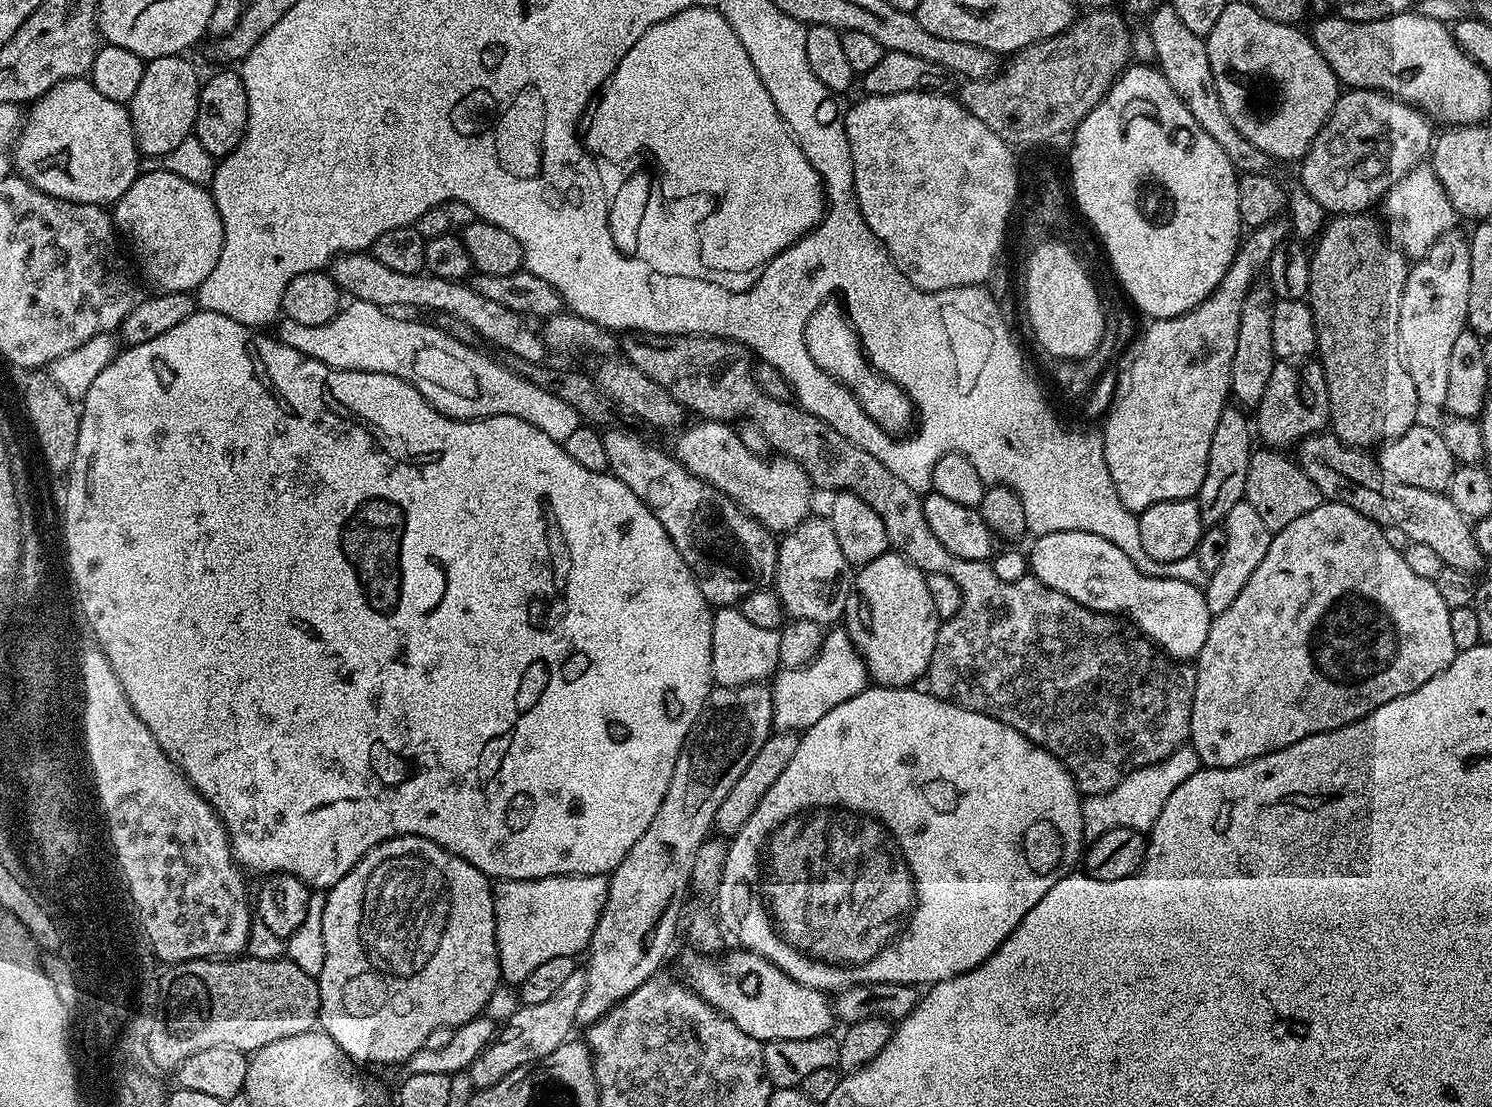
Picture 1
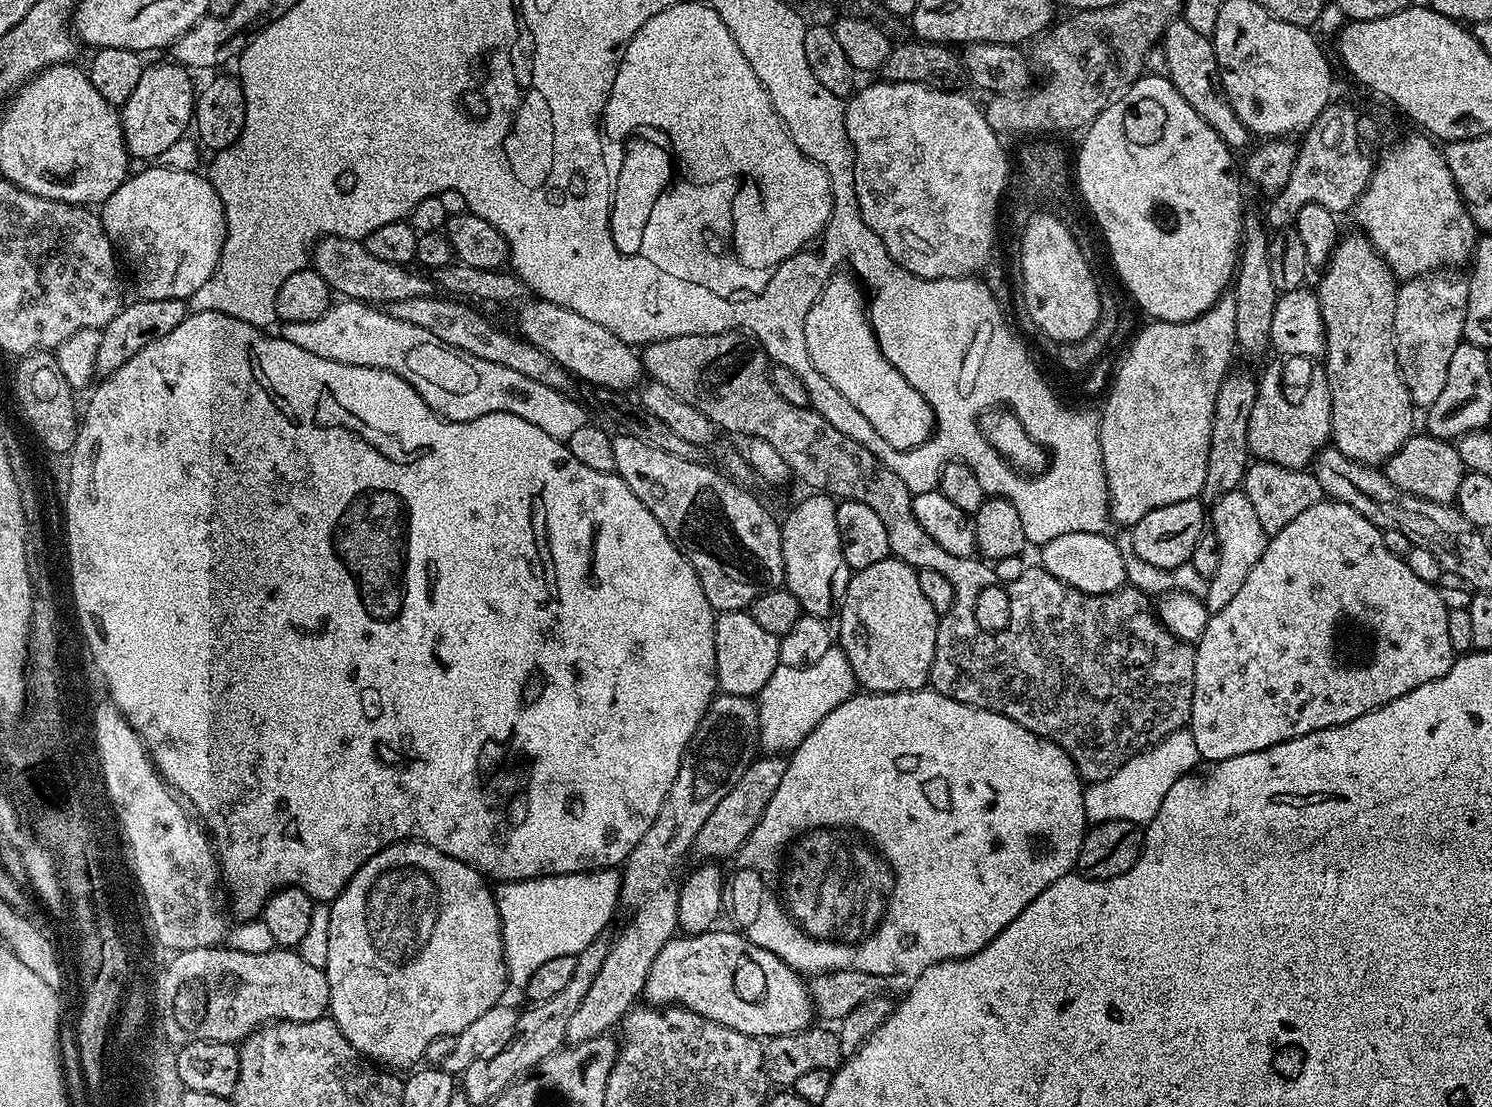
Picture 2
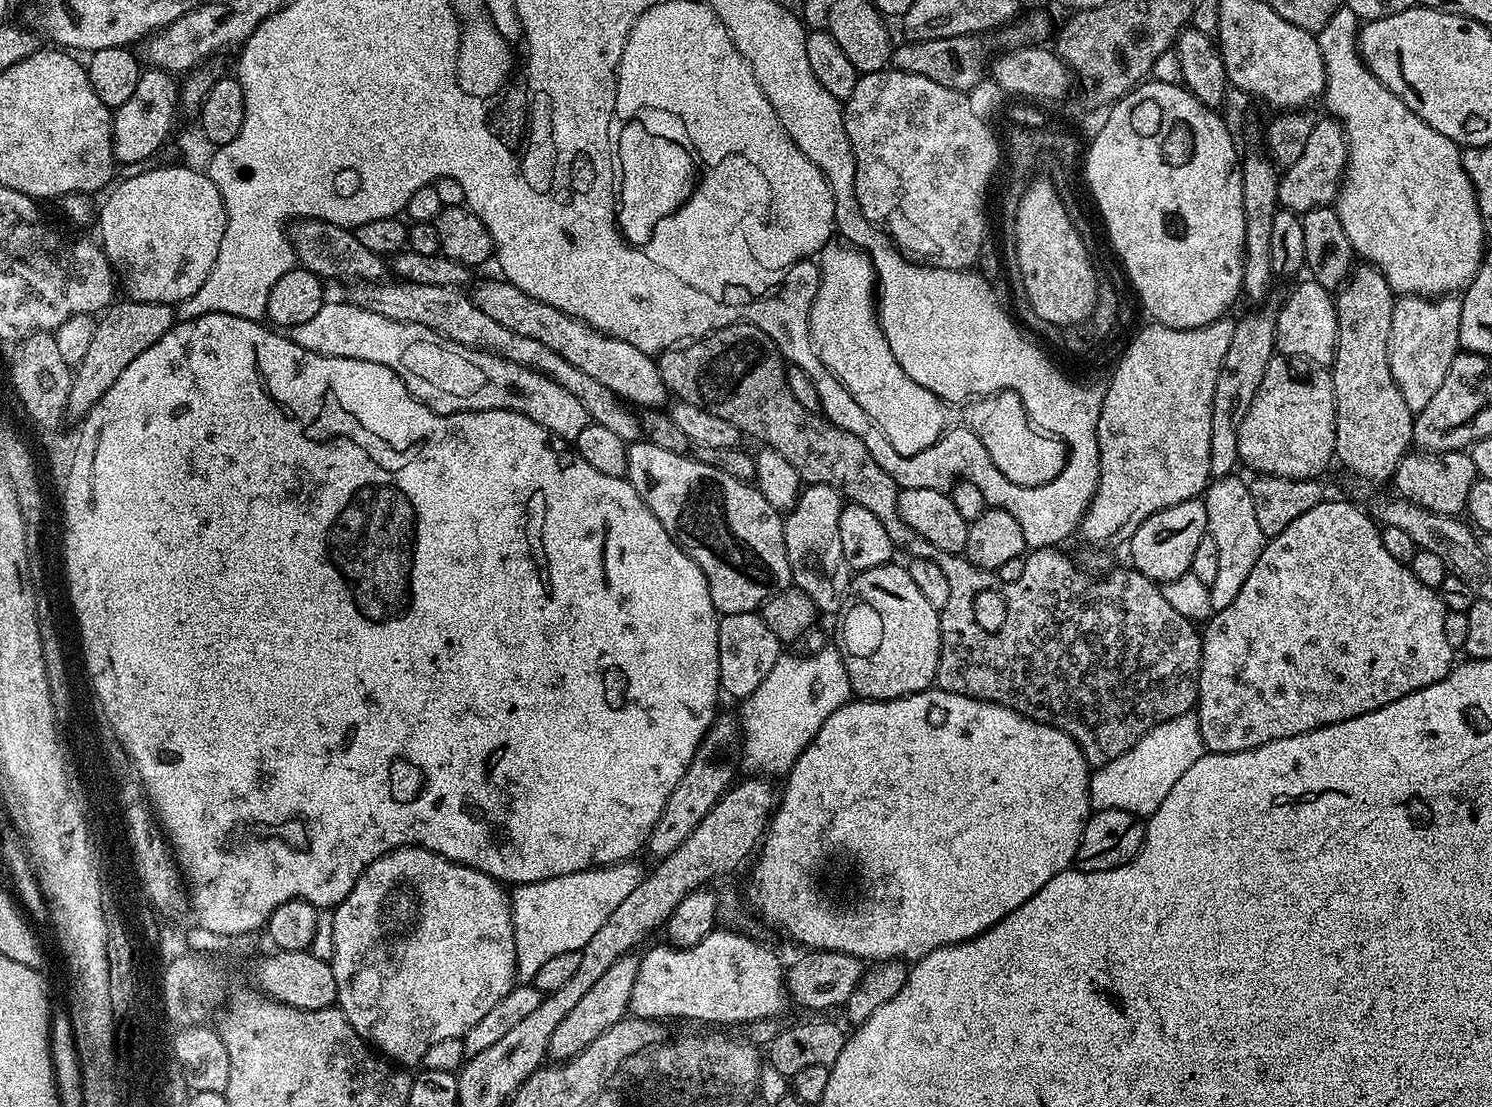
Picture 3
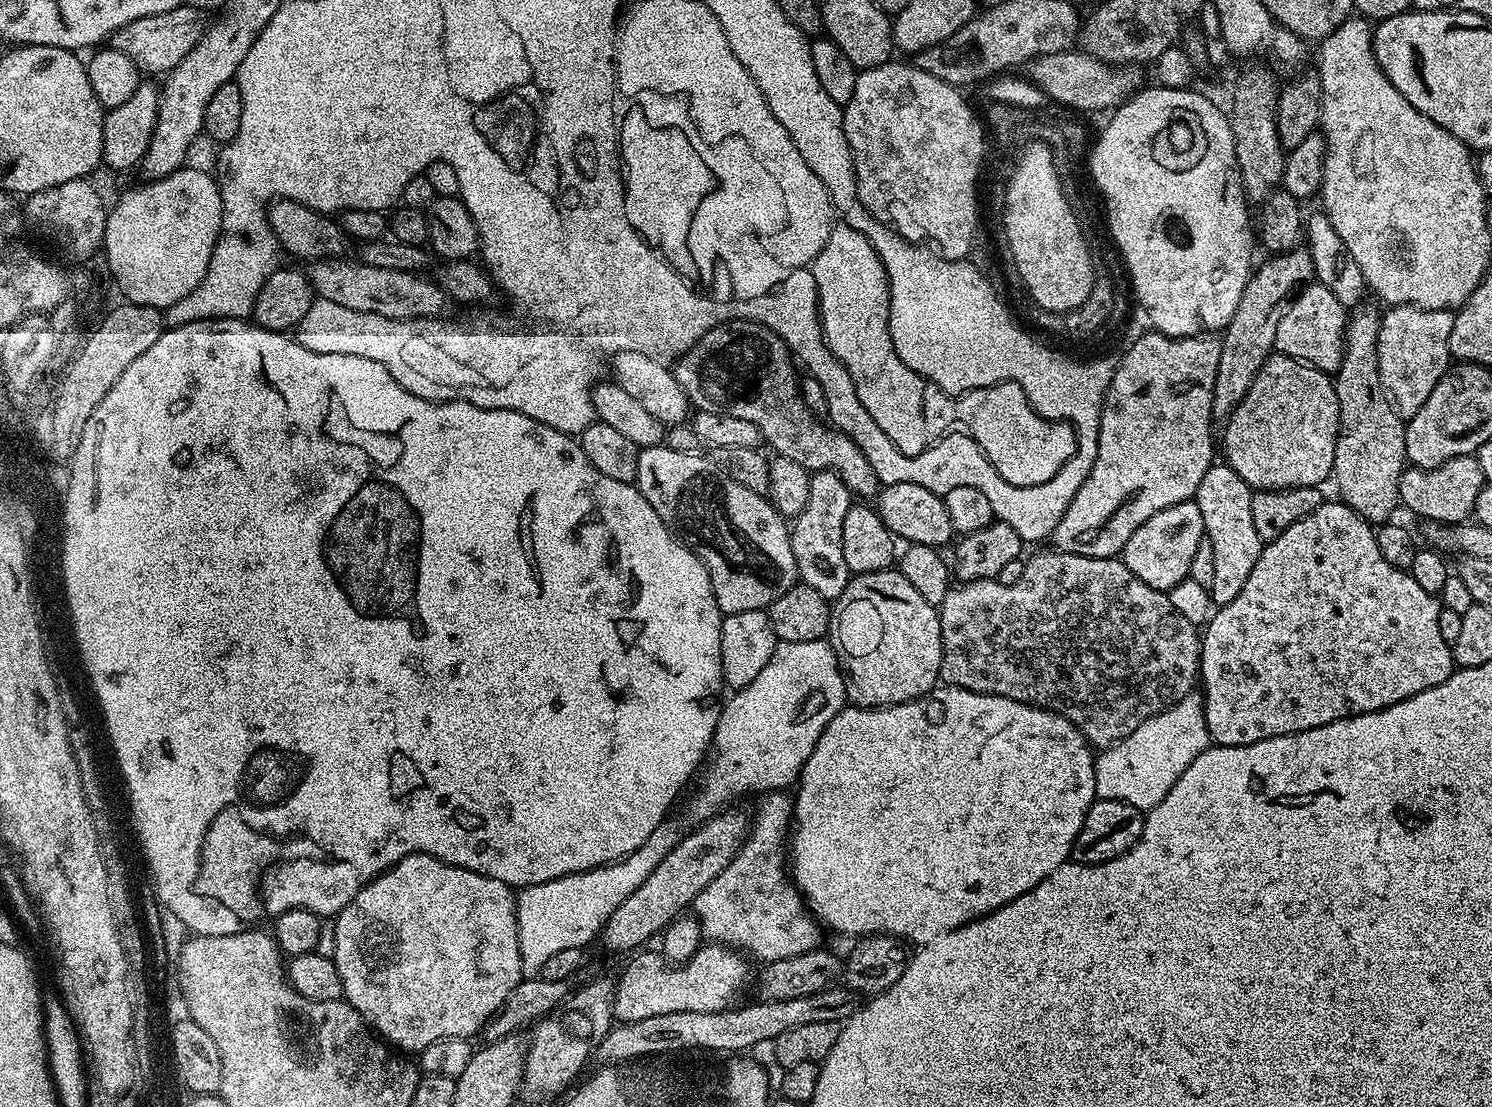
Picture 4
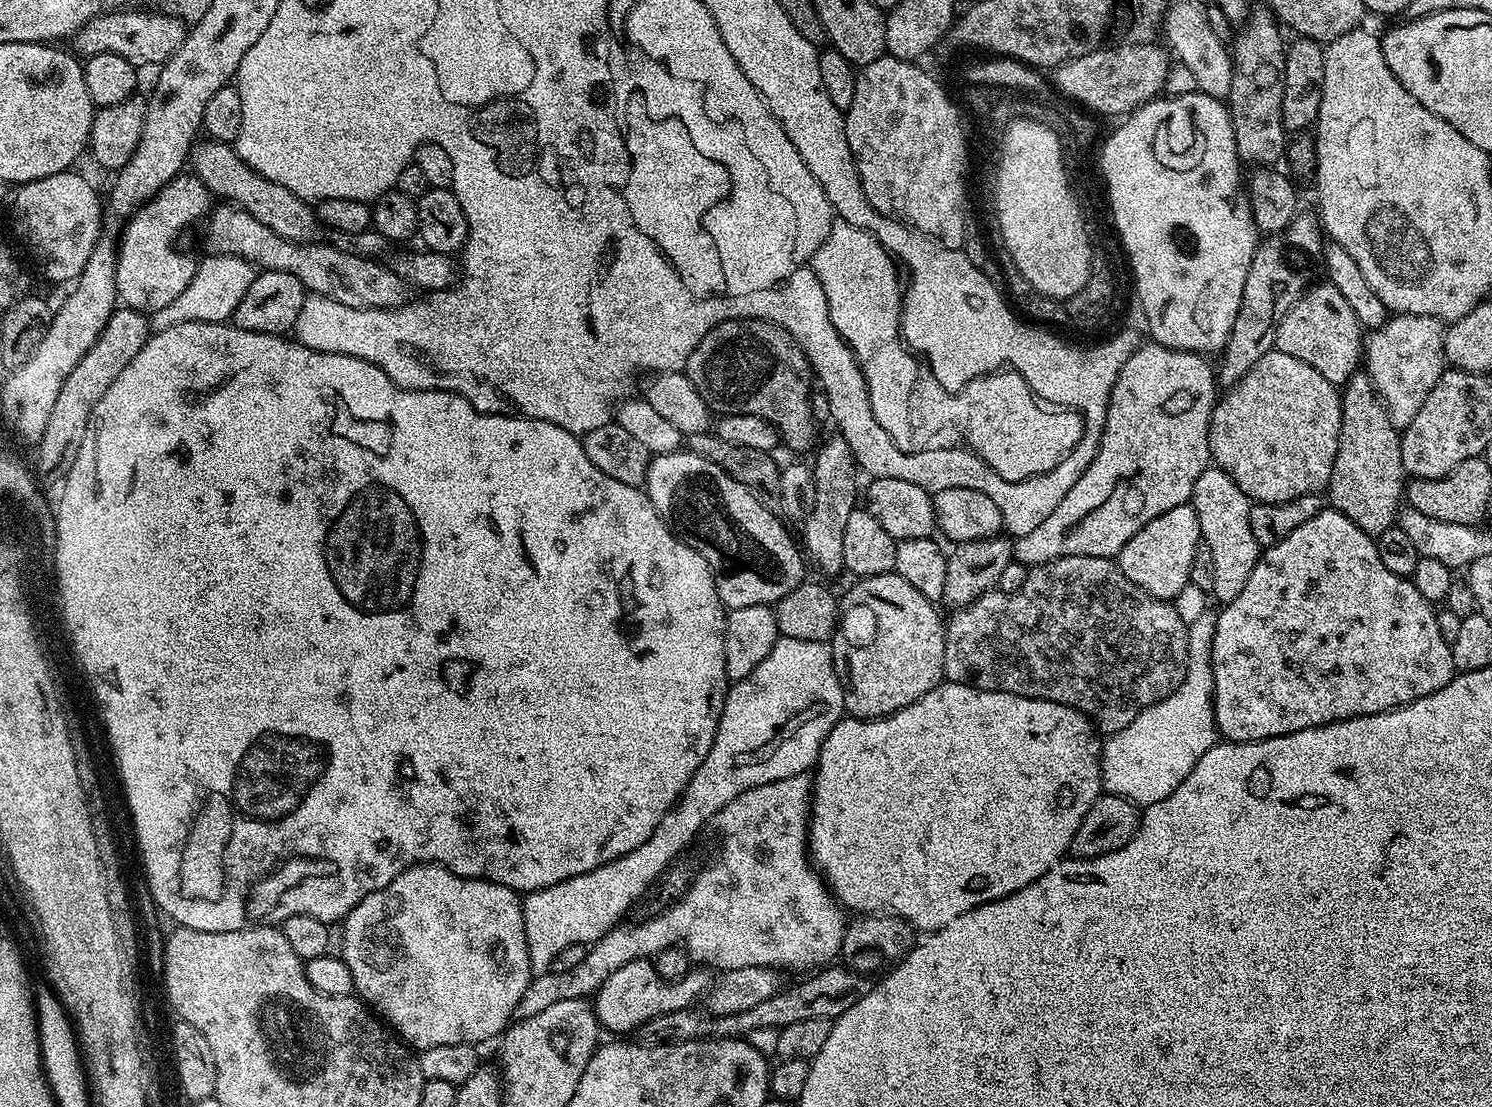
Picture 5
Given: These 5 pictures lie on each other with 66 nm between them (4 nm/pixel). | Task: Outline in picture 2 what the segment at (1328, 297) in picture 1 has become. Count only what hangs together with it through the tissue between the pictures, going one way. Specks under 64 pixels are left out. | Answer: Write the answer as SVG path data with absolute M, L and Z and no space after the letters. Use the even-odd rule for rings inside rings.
M1355 234L1356 236L1341 235L1339 242L1332 249L1332 256L1328 263L1324 265L1320 276L1320 288L1315 289L1316 297L1320 300L1322 306L1322 318L1324 319L1324 333L1326 334L1326 346L1324 347L1324 355L1322 357L1322 367L1326 378L1328 379L1328 389L1330 390L1330 398L1332 399L1332 435L1331 443L1342 454L1346 454L1346 458L1357 460L1360 464L1371 464L1373 466L1383 465L1394 453L1397 452L1408 439L1414 435L1412 428L1412 411L1414 405L1412 395L1406 386L1406 382L1400 373L1400 367L1396 361L1396 335L1394 334L1394 310L1396 309L1396 290L1398 287L1398 278L1390 270L1390 266L1386 261L1376 253L1376 248L1363 234Z

